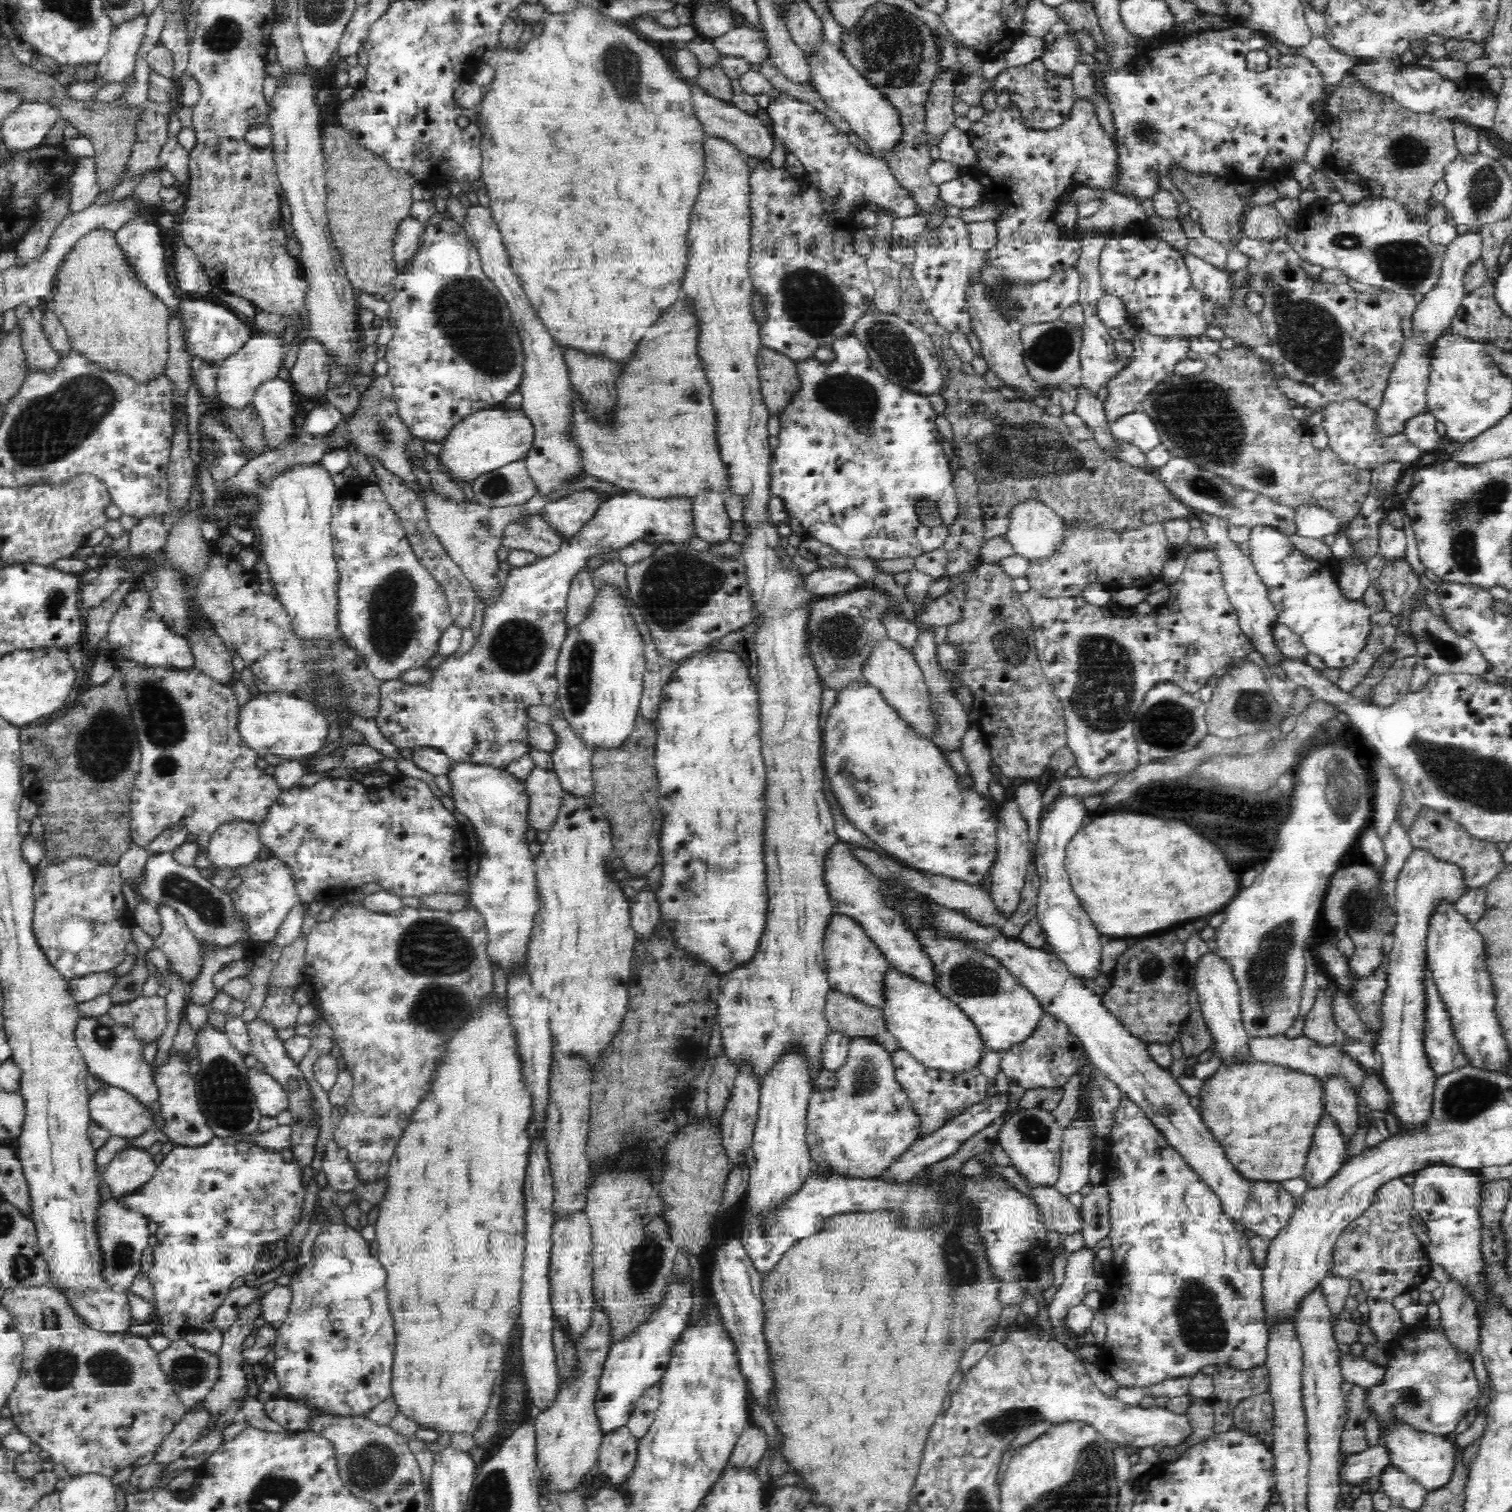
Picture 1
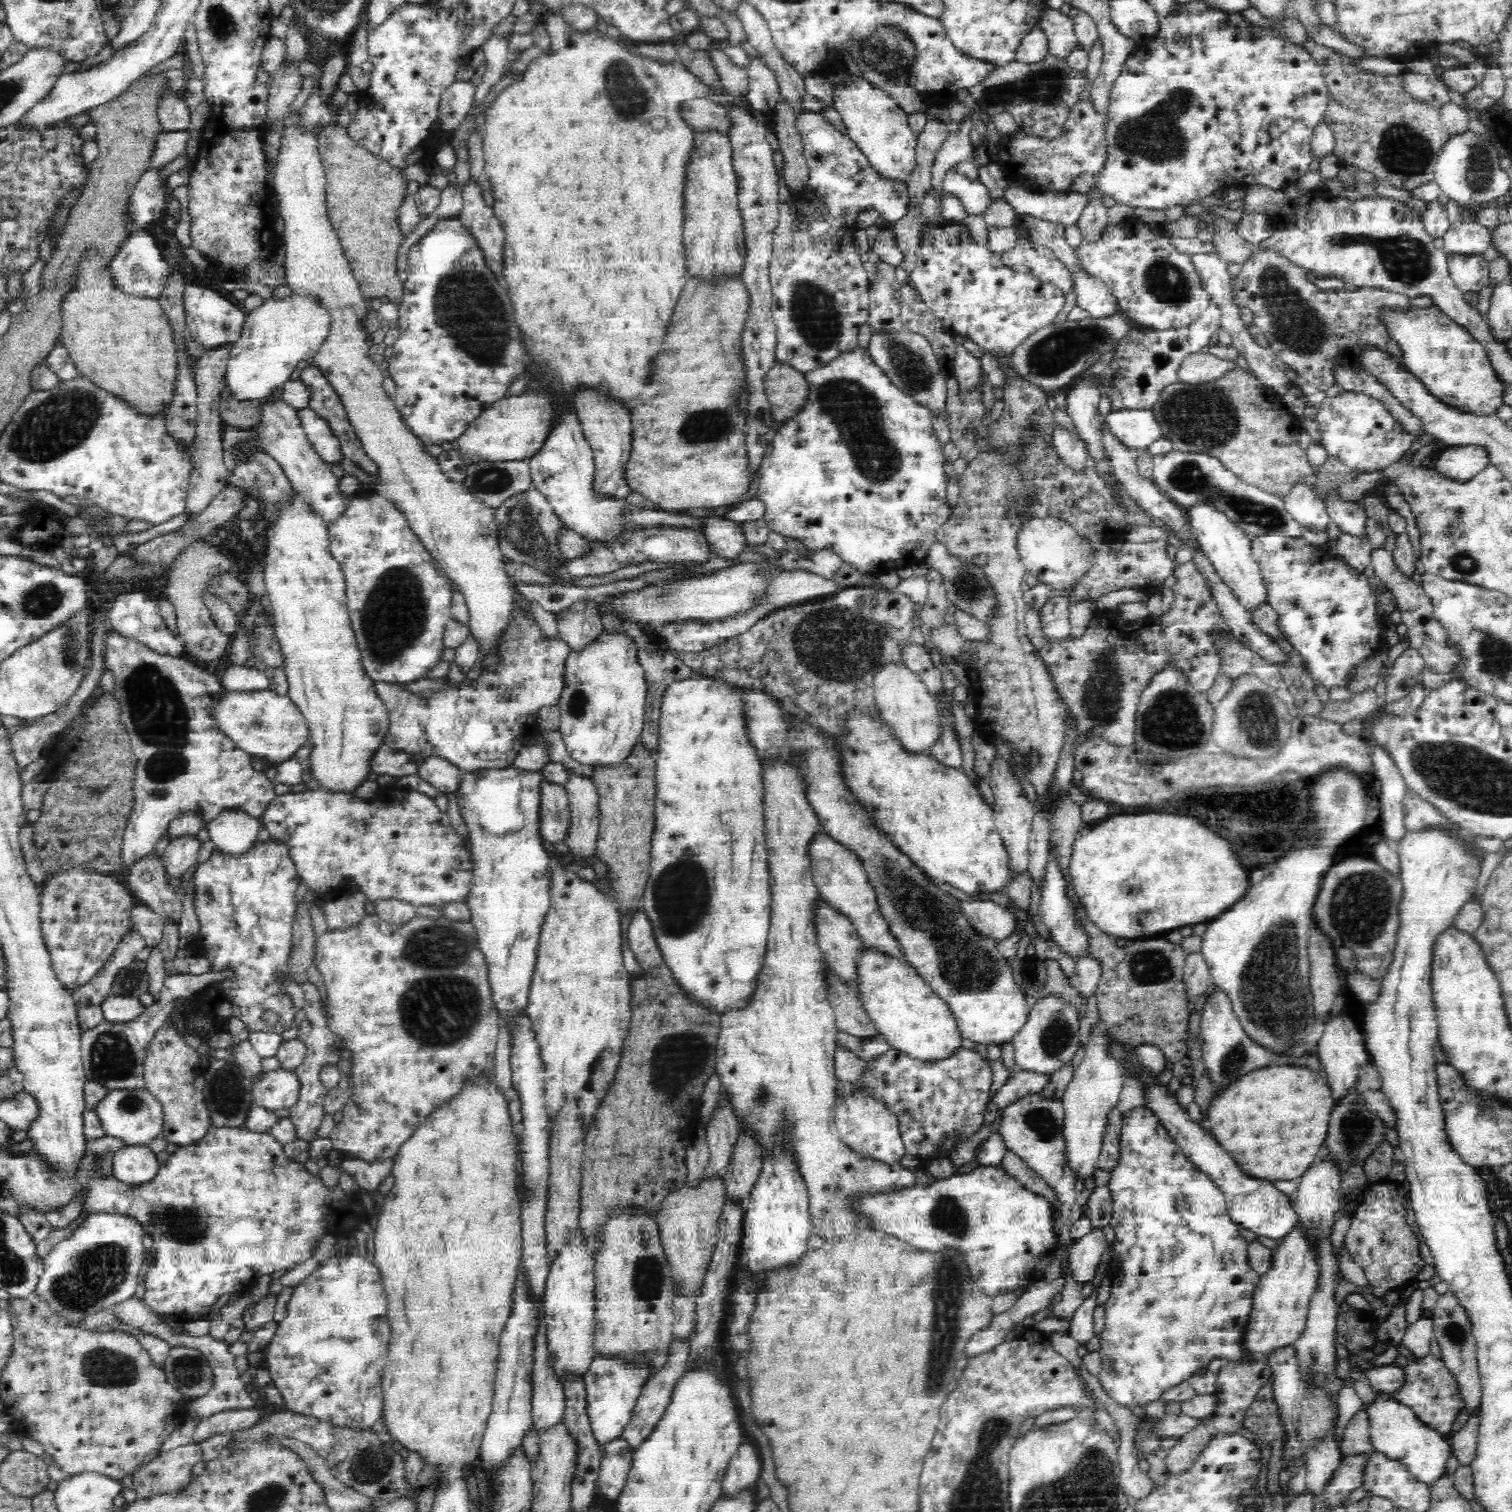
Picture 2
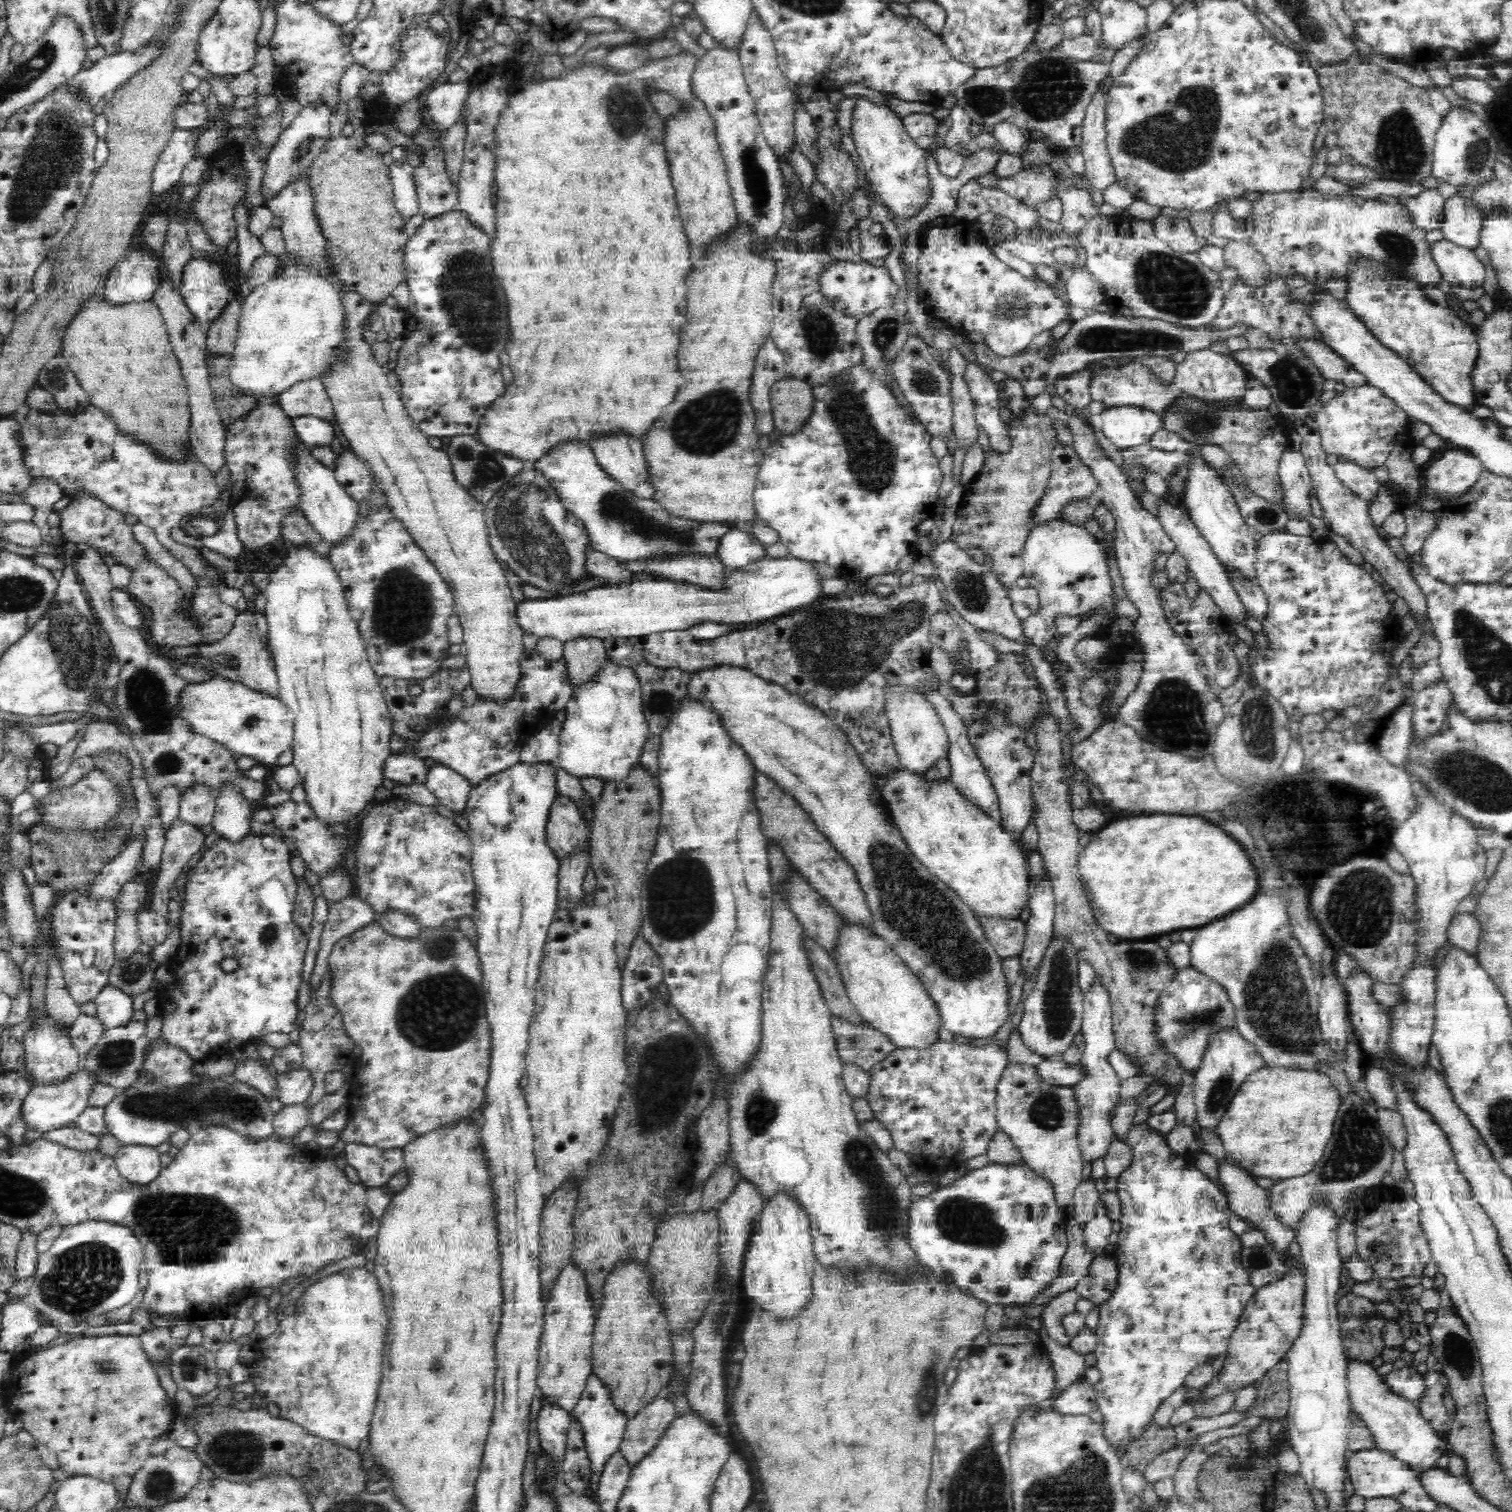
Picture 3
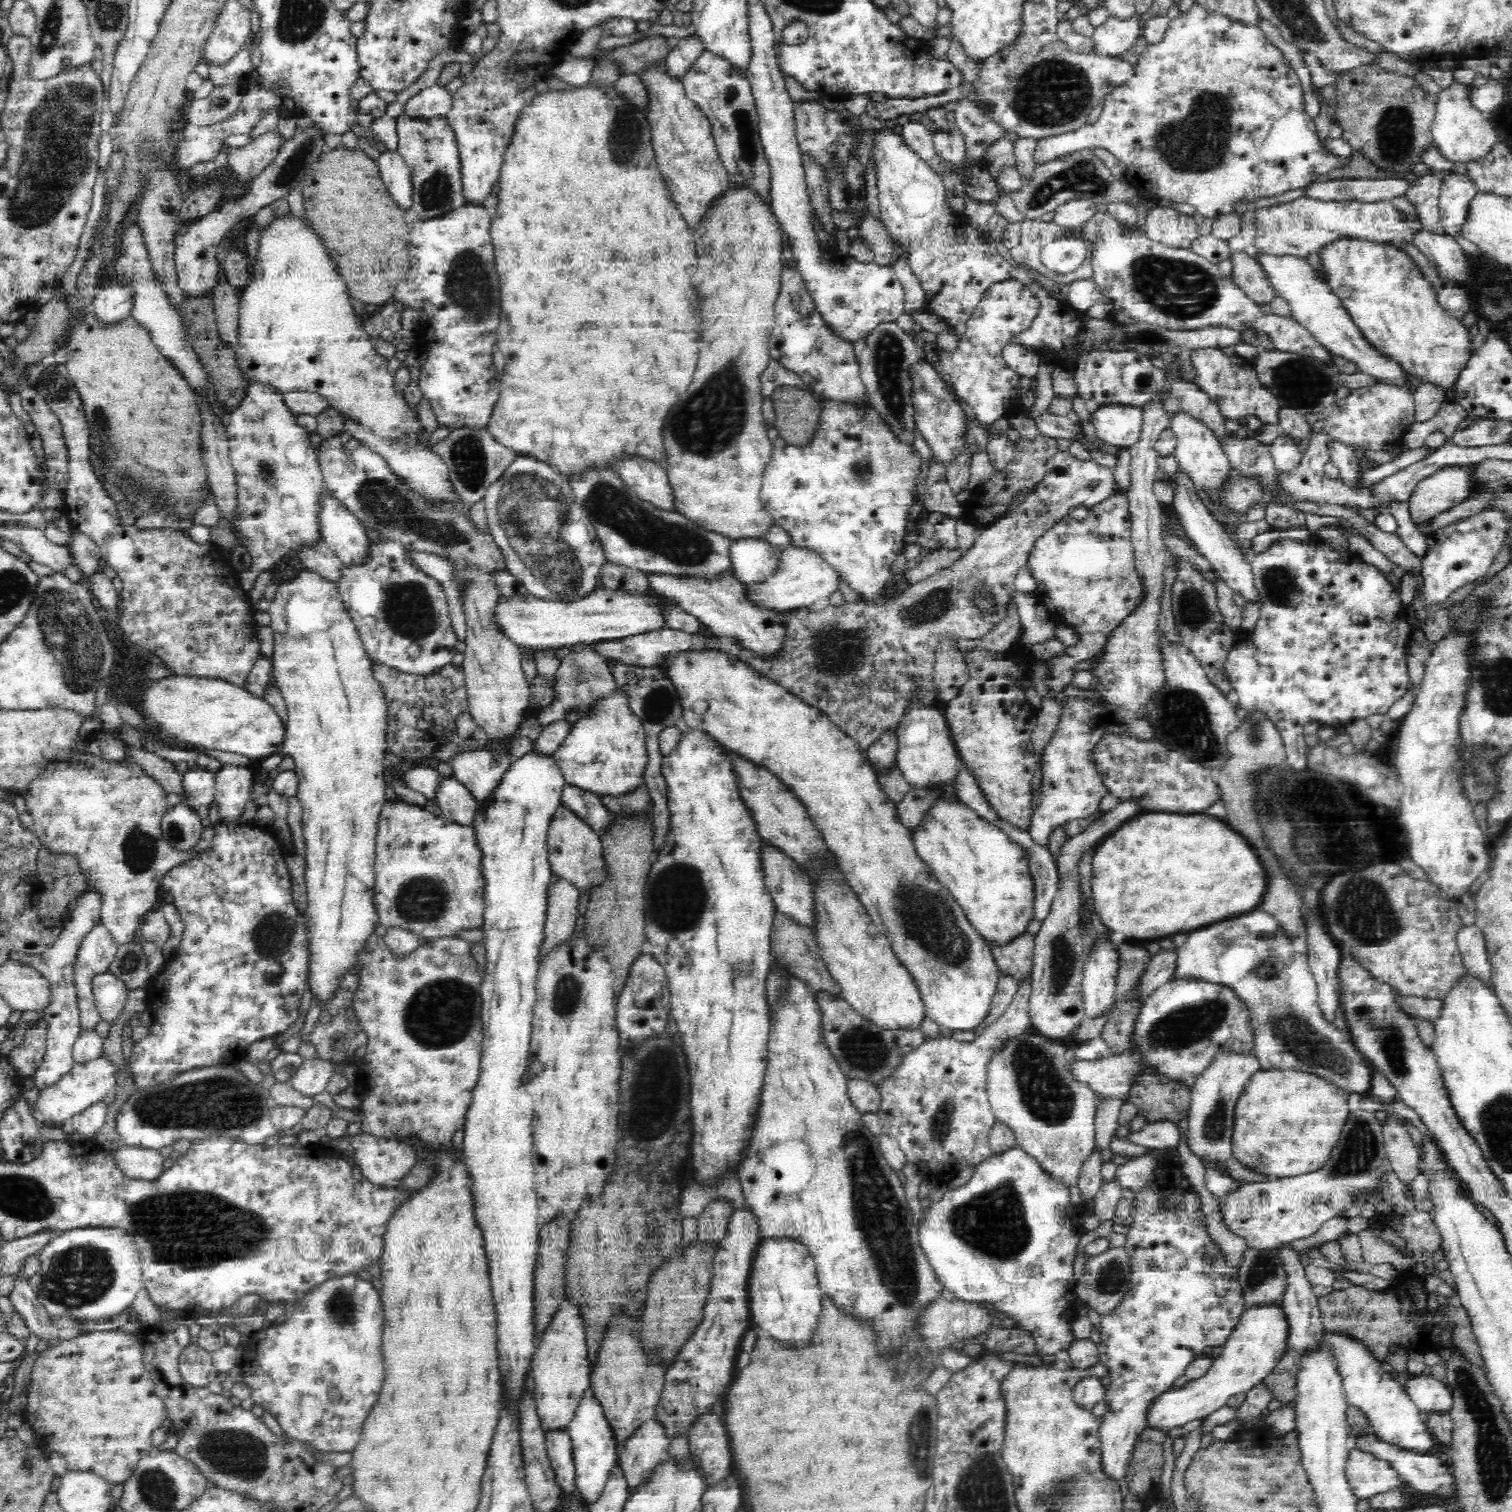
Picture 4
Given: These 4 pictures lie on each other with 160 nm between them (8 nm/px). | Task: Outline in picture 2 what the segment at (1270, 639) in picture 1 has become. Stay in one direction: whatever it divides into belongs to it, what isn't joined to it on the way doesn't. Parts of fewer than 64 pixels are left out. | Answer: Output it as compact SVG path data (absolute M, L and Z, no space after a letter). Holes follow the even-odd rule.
M1196 504L1188 508L1188 518L1190 533L1195 537L1201 553L1210 561L1213 570L1236 597L1237 602L1250 615L1254 614L1254 610L1266 603L1267 592L1259 564L1254 560L1248 535L1232 524L1224 514L1207 504Z

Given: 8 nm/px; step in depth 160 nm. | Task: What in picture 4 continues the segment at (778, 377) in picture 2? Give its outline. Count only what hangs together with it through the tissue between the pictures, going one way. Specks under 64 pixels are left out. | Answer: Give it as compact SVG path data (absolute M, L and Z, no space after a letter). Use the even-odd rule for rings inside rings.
M780 386L770 395L776 421L773 427L787 444L807 443L818 426L821 402L814 393L799 386Z

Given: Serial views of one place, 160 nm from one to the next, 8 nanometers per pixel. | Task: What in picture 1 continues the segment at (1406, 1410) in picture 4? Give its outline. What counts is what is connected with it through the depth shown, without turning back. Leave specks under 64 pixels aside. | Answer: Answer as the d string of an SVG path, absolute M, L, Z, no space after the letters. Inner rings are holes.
M1394 1426L1390 1434L1382 1437L1382 1443L1391 1453L1392 1465L1414 1479L1426 1492L1434 1492L1450 1483L1456 1462L1458 1447L1443 1436L1428 1432L1415 1432L1410 1426Z

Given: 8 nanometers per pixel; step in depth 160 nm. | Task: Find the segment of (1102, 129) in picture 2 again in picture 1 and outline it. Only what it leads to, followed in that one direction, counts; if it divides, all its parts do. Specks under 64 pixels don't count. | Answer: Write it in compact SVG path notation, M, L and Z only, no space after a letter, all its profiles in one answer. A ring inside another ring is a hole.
M1076 100L1070 116L1062 126L1047 131L1027 129L1022 124L1018 105L1011 101L1007 105L997 105L994 110L984 111L979 121L974 121L966 131L970 144L978 156L978 164L965 171L983 186L983 200L999 204L999 216L993 221L996 229L995 244L985 251L981 262L980 278L987 288L987 294L993 302L1002 304L1006 316L1020 314L1020 306L1008 300L1008 292L1016 286L1036 284L1048 280L1055 272L1076 264L1082 243L1075 238L1062 236L1060 224L1056 223L1056 212L1060 198L1080 186L1118 193L1120 176L1119 153L1115 142L1102 130L1097 119L1093 103Z

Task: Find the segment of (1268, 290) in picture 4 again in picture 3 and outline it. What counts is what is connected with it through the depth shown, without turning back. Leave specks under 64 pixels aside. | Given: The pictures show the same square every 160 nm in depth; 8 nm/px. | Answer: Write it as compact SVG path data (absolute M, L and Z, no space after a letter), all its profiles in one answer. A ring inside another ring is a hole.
M1229 240L1223 247L1223 257L1227 266L1235 268L1239 278L1250 285L1265 283L1270 274L1263 256L1248 242Z

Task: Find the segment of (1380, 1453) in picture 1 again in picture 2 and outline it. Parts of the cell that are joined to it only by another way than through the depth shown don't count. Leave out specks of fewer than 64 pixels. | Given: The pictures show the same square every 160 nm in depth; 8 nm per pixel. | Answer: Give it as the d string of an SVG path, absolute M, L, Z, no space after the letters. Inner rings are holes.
M1371 1453L1345 1457L1339 1468L1334 1470L1328 1488L1326 1488L1326 1501L1334 1507L1346 1500L1352 1489L1362 1487L1364 1470L1369 1464Z

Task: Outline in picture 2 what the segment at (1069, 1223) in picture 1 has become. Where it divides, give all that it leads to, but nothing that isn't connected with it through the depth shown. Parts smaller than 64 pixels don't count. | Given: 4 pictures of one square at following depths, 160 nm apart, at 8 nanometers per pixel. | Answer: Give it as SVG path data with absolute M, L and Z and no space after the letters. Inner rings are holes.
M1006 1152L1002 1167L1010 1176L1013 1176L1026 1190L1045 1198L1053 1210L1053 1219L1058 1220L1062 1216L1060 1206L1062 1201L1058 1199L1056 1191L1046 1184L1046 1181L1036 1171L1032 1170L1021 1158L1013 1152Z

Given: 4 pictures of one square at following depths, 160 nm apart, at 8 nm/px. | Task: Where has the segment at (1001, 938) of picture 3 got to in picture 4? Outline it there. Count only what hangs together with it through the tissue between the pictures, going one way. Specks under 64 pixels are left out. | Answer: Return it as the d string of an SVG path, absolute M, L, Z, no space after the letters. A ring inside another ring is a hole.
M1024 931L1005 943L989 942L994 960L1002 974L1012 974L1017 982L1031 976L1034 939L1035 935Z

